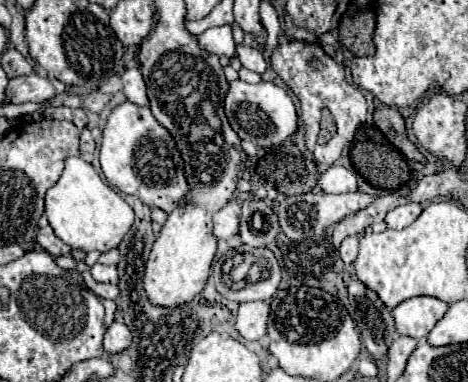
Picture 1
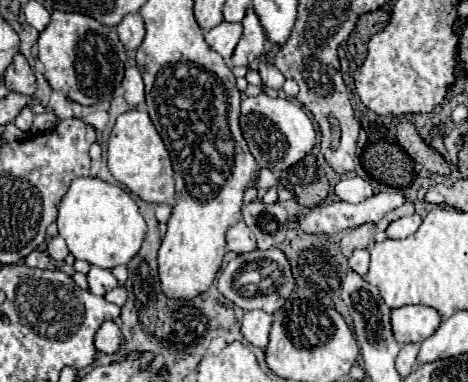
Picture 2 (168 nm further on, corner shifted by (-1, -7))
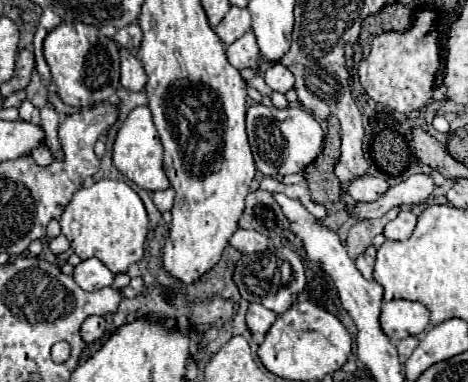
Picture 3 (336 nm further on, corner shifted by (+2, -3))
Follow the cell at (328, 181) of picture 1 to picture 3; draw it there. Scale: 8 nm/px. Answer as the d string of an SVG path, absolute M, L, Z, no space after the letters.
M365 174L349 184L347 194L357 202L373 202L379 200L387 190L389 190L389 182L385 178L375 178Z

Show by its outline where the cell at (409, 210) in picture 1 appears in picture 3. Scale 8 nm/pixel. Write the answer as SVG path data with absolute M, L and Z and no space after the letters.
M405 208L405 210L399 212L399 216L395 220L391 220L385 226L383 234L385 234L387 240L407 240L413 234L415 224L417 224L417 216L411 210Z

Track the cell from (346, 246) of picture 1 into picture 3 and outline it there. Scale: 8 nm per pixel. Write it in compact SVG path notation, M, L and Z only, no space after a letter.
M361 254L361 256L355 260L355 264L357 264L359 272L361 272L367 280L373 280L373 264L375 264L375 260L373 260L369 254Z

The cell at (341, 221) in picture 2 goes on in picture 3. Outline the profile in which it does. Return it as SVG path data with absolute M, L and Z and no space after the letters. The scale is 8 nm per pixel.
M413 174L407 180L391 186L389 192L375 202L349 204L347 212L359 218L381 218L385 212L389 212L395 206L413 206L425 202L433 190L435 182L429 174Z

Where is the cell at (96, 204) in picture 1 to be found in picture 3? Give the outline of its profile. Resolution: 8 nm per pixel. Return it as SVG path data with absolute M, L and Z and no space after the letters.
M99 180L89 188L81 188L73 196L59 224L63 236L67 236L73 252L81 260L95 256L113 274L121 274L127 272L131 264L137 264L141 260L149 218L141 198L129 184L121 180Z

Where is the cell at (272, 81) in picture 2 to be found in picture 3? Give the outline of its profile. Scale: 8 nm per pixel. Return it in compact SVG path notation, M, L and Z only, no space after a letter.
M271 64L265 72L265 82L275 92L289 92L295 86L295 76L283 64Z

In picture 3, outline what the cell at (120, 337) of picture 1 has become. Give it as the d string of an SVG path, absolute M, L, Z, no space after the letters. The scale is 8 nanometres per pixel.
M89 316L83 324L81 324L81 338L85 342L93 342L99 340L107 330L107 322L101 316Z

